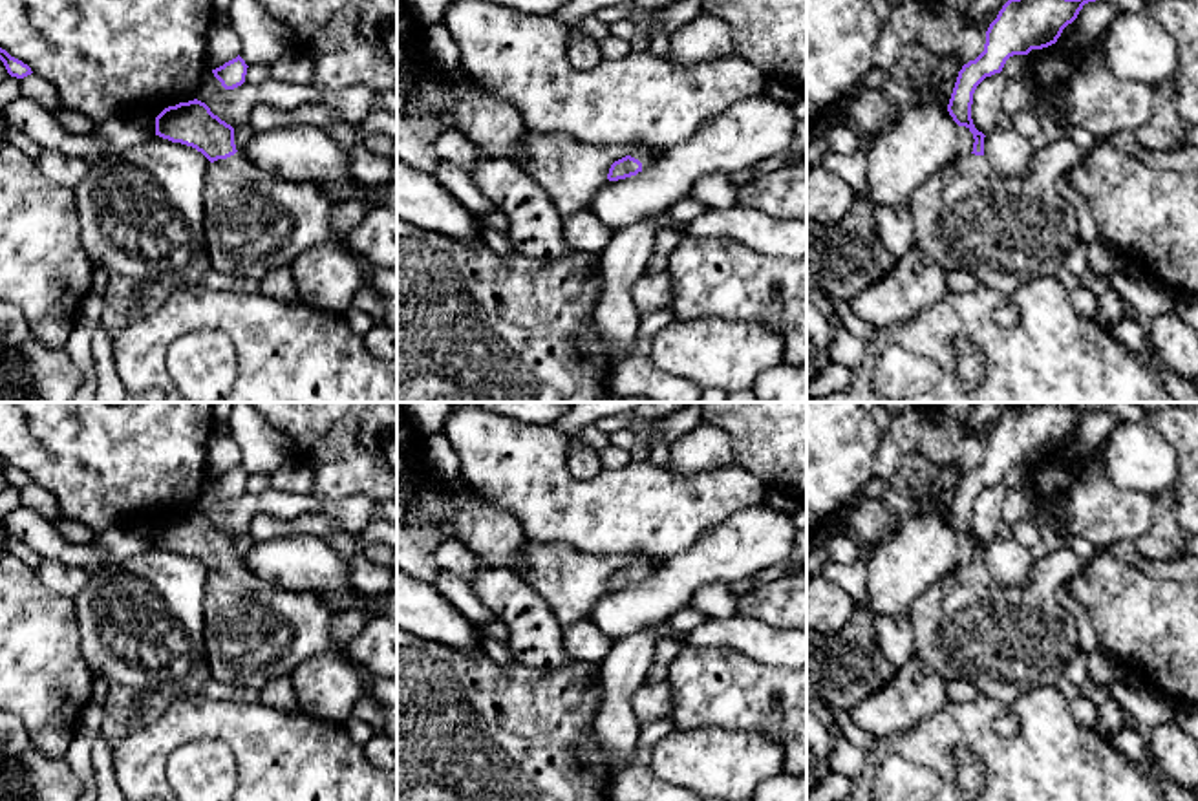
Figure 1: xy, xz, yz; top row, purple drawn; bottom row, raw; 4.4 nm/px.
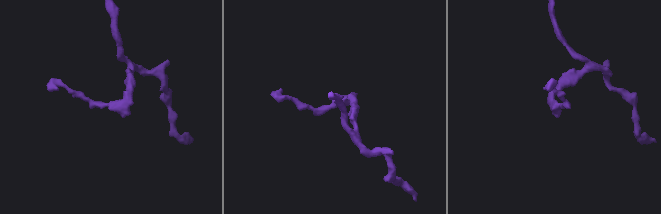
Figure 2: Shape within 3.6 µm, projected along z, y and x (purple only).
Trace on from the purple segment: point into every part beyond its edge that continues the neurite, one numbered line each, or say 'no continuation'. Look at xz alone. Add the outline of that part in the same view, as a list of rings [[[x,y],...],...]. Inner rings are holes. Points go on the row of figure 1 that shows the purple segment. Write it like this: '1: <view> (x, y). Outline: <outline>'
1: xz (644, 154). Outline: [[[633,146],[627,155],[638,159],[642,163],[642,170],[649,168],[664,150],[655,150],[649,146]]]

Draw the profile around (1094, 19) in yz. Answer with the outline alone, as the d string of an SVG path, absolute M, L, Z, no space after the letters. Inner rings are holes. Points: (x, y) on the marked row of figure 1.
M1103 0L1088 2L1055 42L1064 55L1075 55L1101 40L1121 11Z

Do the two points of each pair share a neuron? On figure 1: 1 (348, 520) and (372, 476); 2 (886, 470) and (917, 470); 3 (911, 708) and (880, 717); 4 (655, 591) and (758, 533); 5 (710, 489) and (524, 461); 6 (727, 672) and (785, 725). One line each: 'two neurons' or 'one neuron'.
1: two neurons
2: two neurons
3: one neuron
4: one neuron
5: one neuron
6: one neuron

